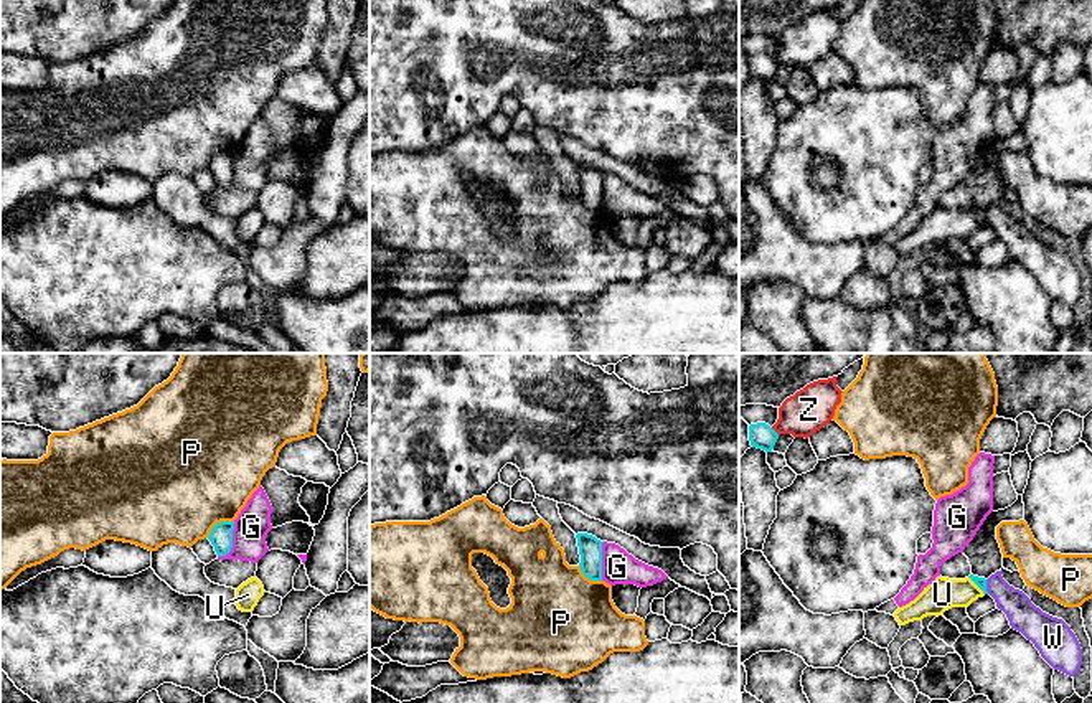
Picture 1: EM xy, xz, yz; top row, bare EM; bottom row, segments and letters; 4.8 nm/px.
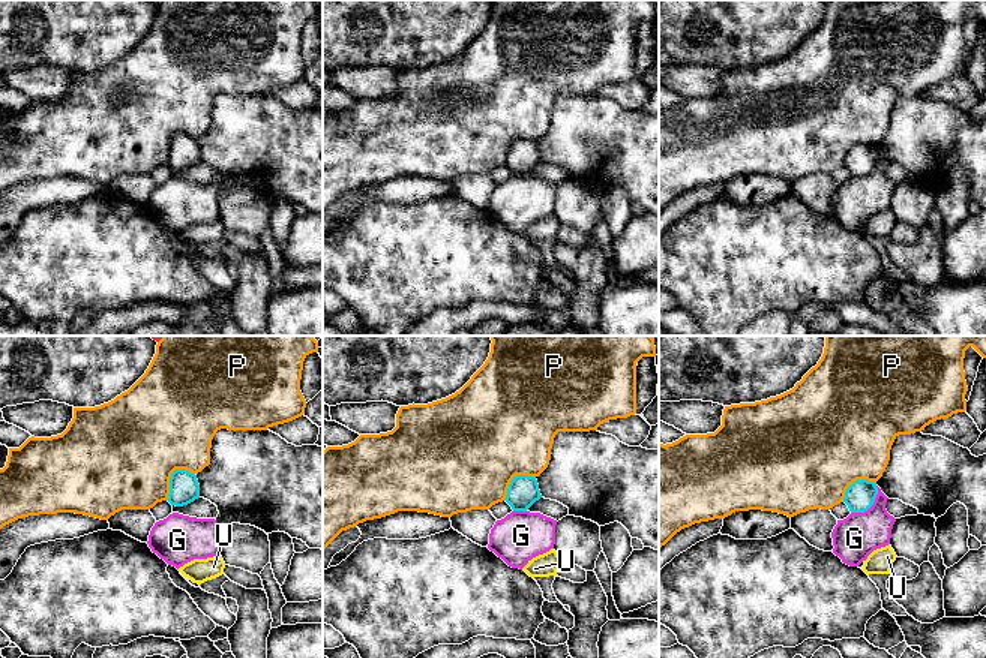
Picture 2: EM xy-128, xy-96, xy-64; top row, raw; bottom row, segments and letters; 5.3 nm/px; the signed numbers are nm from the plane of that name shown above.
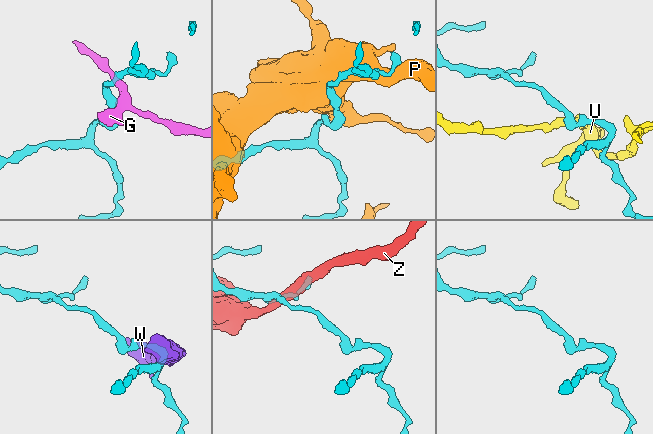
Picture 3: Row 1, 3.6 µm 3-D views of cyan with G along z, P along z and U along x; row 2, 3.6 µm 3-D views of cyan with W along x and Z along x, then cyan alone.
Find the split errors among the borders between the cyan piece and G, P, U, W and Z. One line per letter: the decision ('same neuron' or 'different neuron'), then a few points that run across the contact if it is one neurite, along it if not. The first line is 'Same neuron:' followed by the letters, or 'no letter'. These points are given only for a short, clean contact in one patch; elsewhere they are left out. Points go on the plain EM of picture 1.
Same neuron: no letter
G: different neuron | xy (235, 152), (231, 177), (225, 185), (218, 187)
P: different neuron
U: different neuron | yz (969, 207), (985, 223)
W: different neuron
Z: different neuron | yz (771, 58), (779, 65)

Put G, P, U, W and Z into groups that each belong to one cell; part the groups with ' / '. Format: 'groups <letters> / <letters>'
groups G / P / U / W / Z

